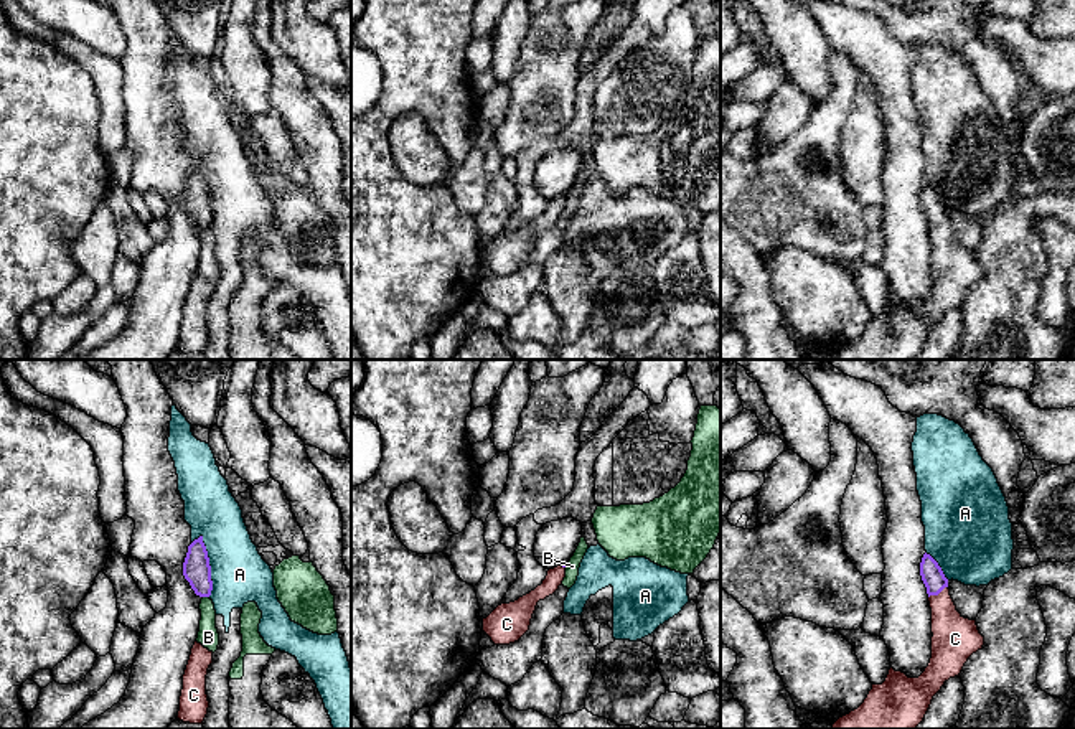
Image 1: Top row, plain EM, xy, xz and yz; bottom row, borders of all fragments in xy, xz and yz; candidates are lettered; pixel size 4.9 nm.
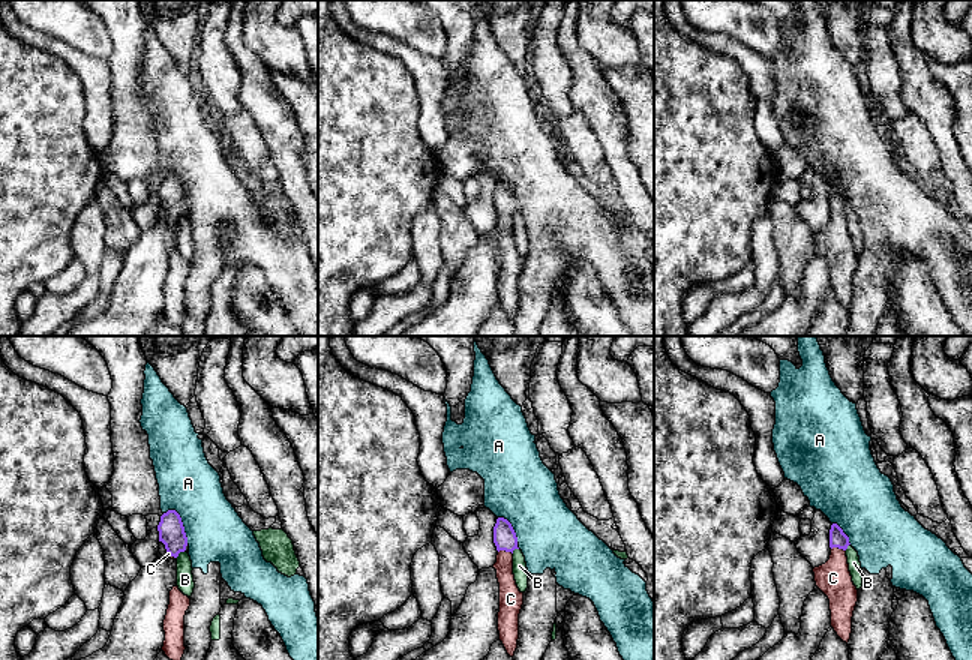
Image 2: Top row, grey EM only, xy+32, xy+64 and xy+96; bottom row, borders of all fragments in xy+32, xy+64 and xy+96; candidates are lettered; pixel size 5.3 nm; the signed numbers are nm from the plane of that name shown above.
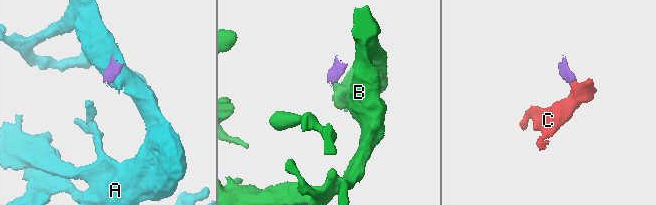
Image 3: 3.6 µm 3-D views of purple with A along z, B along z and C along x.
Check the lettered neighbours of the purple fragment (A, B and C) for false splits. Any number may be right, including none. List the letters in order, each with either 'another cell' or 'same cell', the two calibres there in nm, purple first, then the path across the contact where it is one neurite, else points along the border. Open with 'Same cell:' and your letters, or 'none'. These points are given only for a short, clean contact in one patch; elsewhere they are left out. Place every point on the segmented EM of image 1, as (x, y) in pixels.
Same cell: C
A: another cell; 140 nm thick on the purple side, 280 nm on the other; border along xy (200, 535), (210, 566), (210, 596)
B: another cell; 140 nm thick on the purple side, 100 nm on the other; border along xy (203, 596), (208, 597)
C: same cell; 110 nm thick on the purple side, 220 nm on the other; runs through yz (932, 574), (937, 594), (947, 625), (955, 639)

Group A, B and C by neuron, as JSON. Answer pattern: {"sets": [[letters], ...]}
{"sets": [["A"], ["B"], ["C"]]}

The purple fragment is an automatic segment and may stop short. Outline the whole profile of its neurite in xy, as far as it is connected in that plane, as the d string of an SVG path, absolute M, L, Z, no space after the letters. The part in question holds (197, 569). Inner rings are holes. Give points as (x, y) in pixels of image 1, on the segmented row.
M203 536L188 546L183 562L183 576L200 597L209 597L213 590L211 566Z

